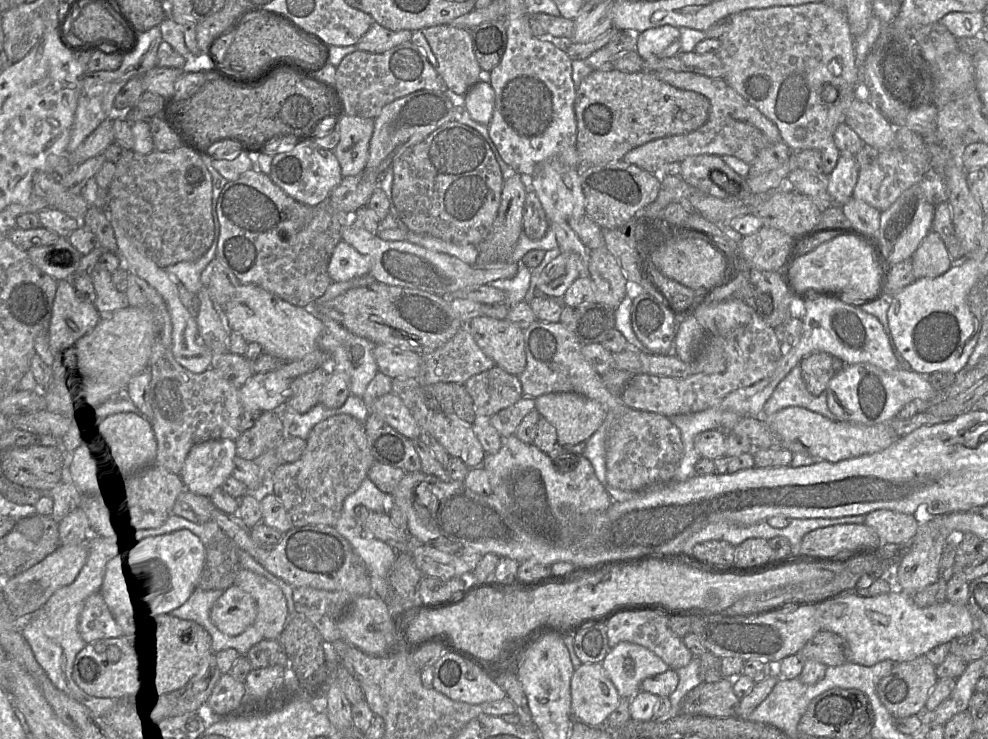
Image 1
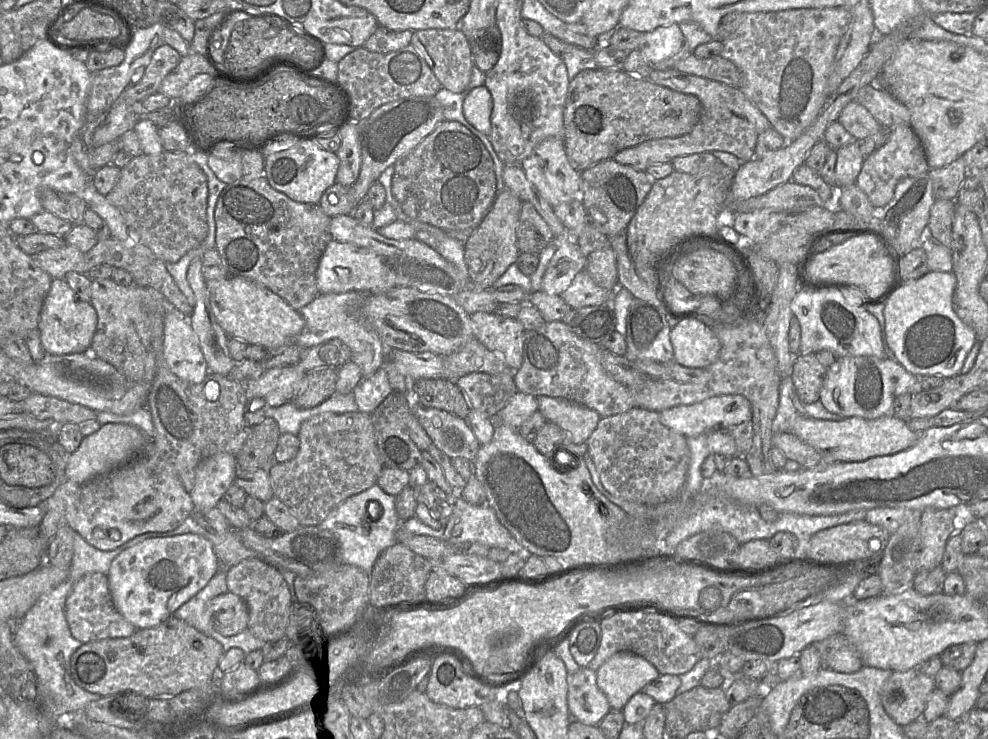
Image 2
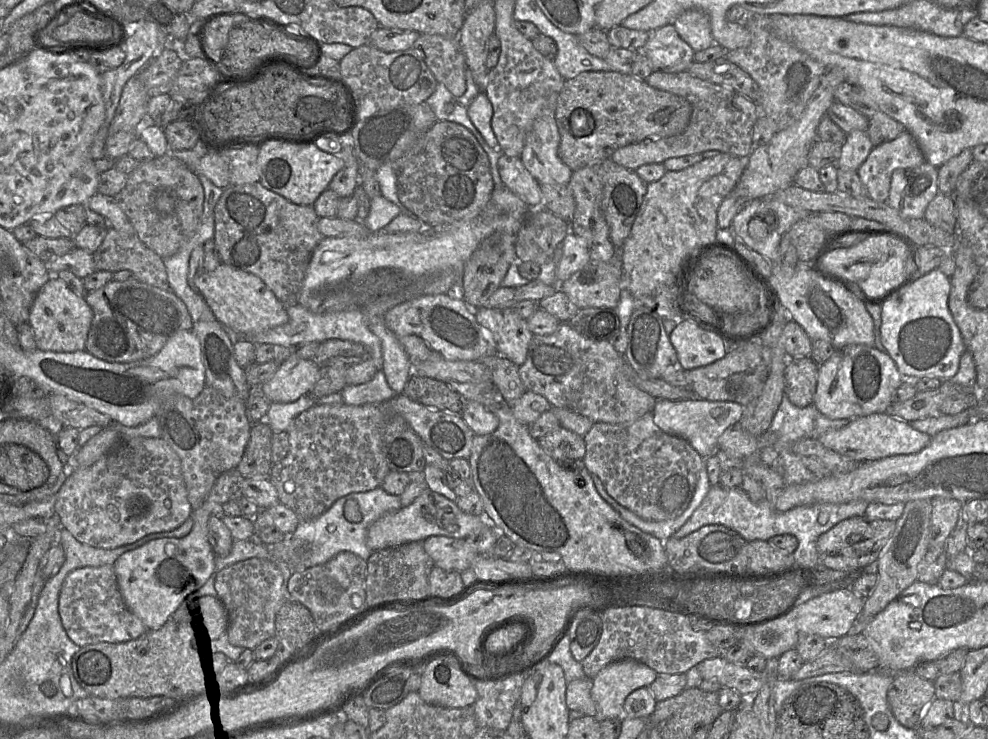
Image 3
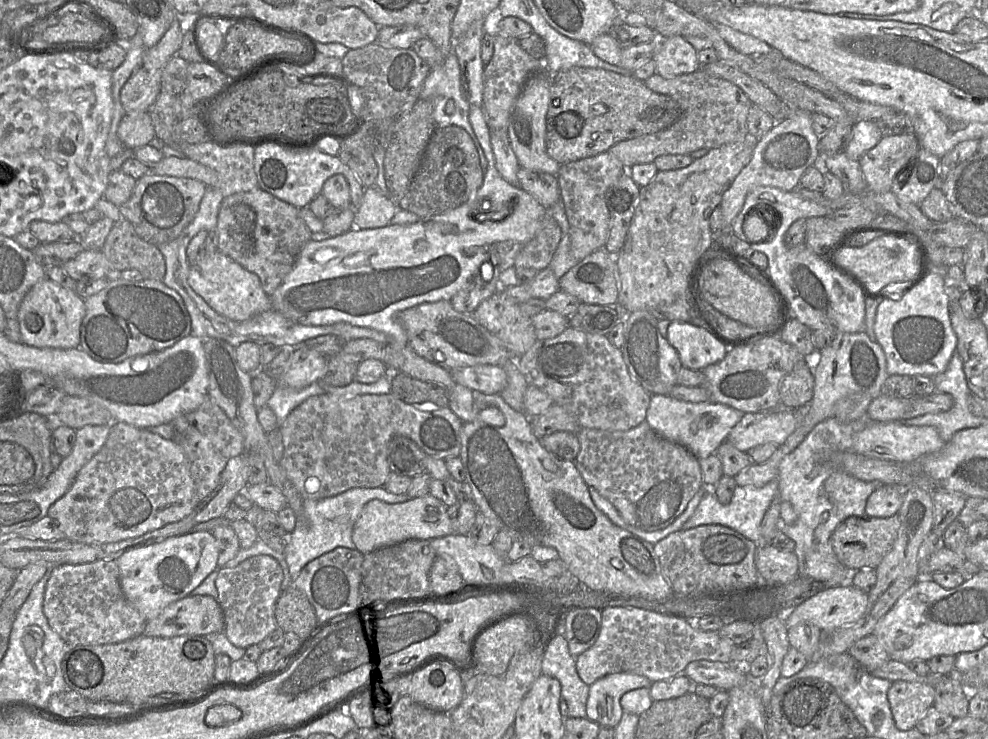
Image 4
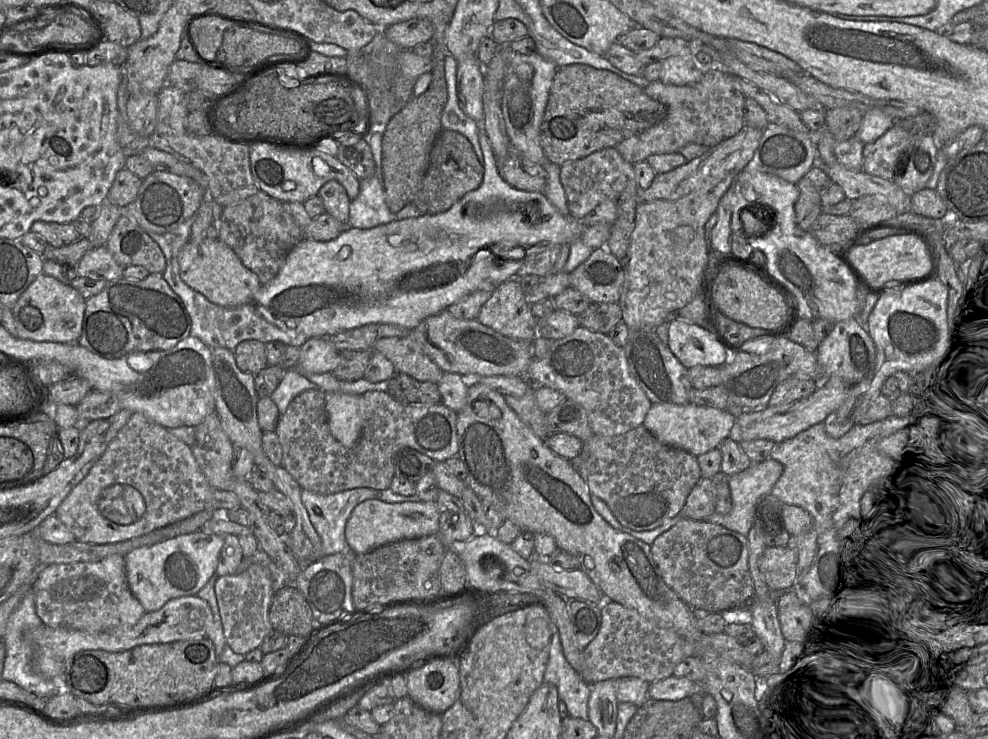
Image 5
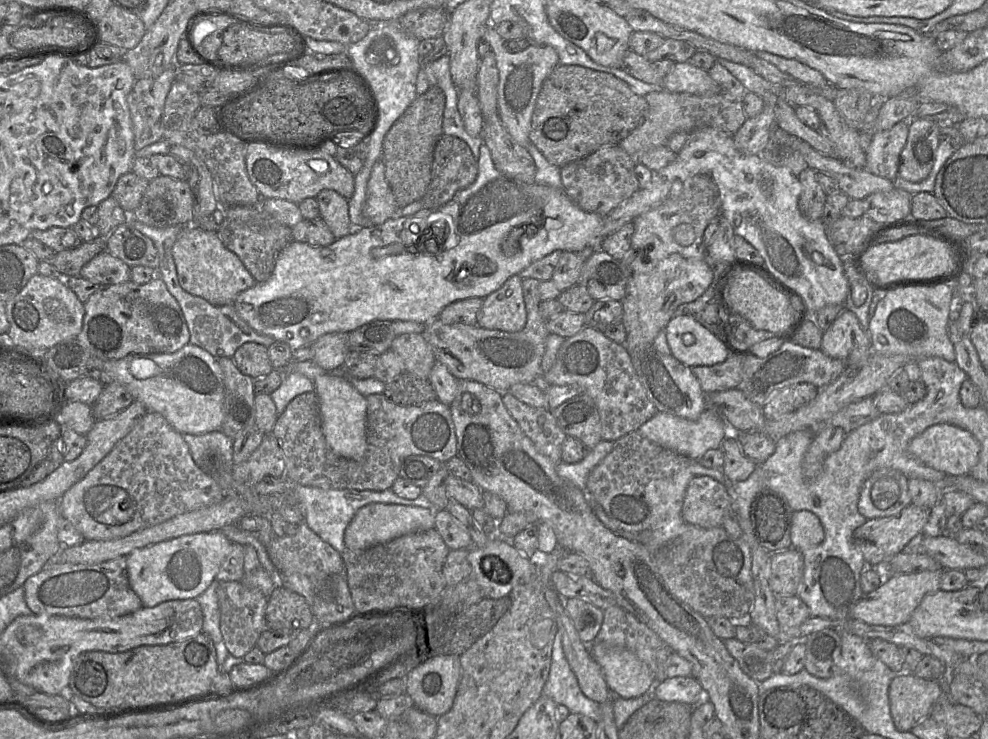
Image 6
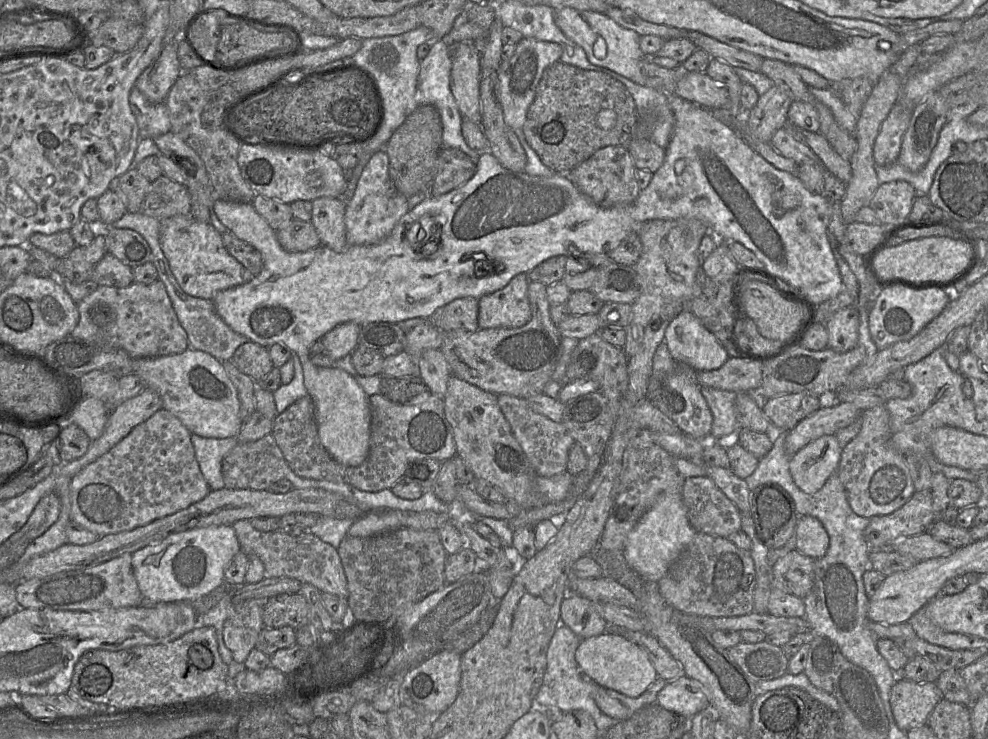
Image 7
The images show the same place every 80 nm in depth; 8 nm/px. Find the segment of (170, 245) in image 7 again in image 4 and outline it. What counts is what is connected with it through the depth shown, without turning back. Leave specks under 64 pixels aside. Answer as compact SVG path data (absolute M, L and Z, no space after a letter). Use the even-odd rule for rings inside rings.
M219 250L206 254L189 267L188 284L218 314L237 322L272 310L270 296L263 290L259 277L244 269Z

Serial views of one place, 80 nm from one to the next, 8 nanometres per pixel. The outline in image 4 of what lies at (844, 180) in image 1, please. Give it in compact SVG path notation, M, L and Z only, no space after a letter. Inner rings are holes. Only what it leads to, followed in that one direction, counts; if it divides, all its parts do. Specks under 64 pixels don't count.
M856 120L844 152L850 159L860 160L882 137L883 133L876 121Z

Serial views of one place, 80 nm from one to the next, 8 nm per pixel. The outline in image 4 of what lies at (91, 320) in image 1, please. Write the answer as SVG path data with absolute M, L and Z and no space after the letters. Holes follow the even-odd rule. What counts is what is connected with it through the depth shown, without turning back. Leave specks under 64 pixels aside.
M44 278L28 291L19 306L16 320L19 323L22 343L37 348L78 348L85 314L83 298L75 291Z

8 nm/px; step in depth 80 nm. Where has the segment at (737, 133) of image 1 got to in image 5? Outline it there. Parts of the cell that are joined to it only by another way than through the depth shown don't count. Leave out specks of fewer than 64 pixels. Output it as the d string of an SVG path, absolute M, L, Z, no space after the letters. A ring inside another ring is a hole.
M718 65L704 71L700 81L687 85L669 85L660 80L649 82L645 93L663 103L667 107L667 115L654 126L616 145L615 148L627 162L636 164L654 154L675 153L688 144L713 147L741 131L745 125L743 107L746 97L734 76Z

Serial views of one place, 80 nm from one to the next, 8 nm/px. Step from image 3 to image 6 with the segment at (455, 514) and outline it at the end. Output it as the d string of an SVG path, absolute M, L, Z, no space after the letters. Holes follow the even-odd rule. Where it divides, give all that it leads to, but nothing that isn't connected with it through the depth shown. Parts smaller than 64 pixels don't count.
M370 503L360 508L347 526L344 543L351 550L363 550L399 536L434 528L436 511L418 506Z

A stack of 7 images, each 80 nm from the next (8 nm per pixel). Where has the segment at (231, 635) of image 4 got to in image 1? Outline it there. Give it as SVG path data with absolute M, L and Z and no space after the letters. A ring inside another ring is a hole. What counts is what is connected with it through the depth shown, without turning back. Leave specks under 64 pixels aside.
M241 568L234 584L250 594L257 605L254 626L265 639L278 639L287 622L290 612L281 588L262 575Z

